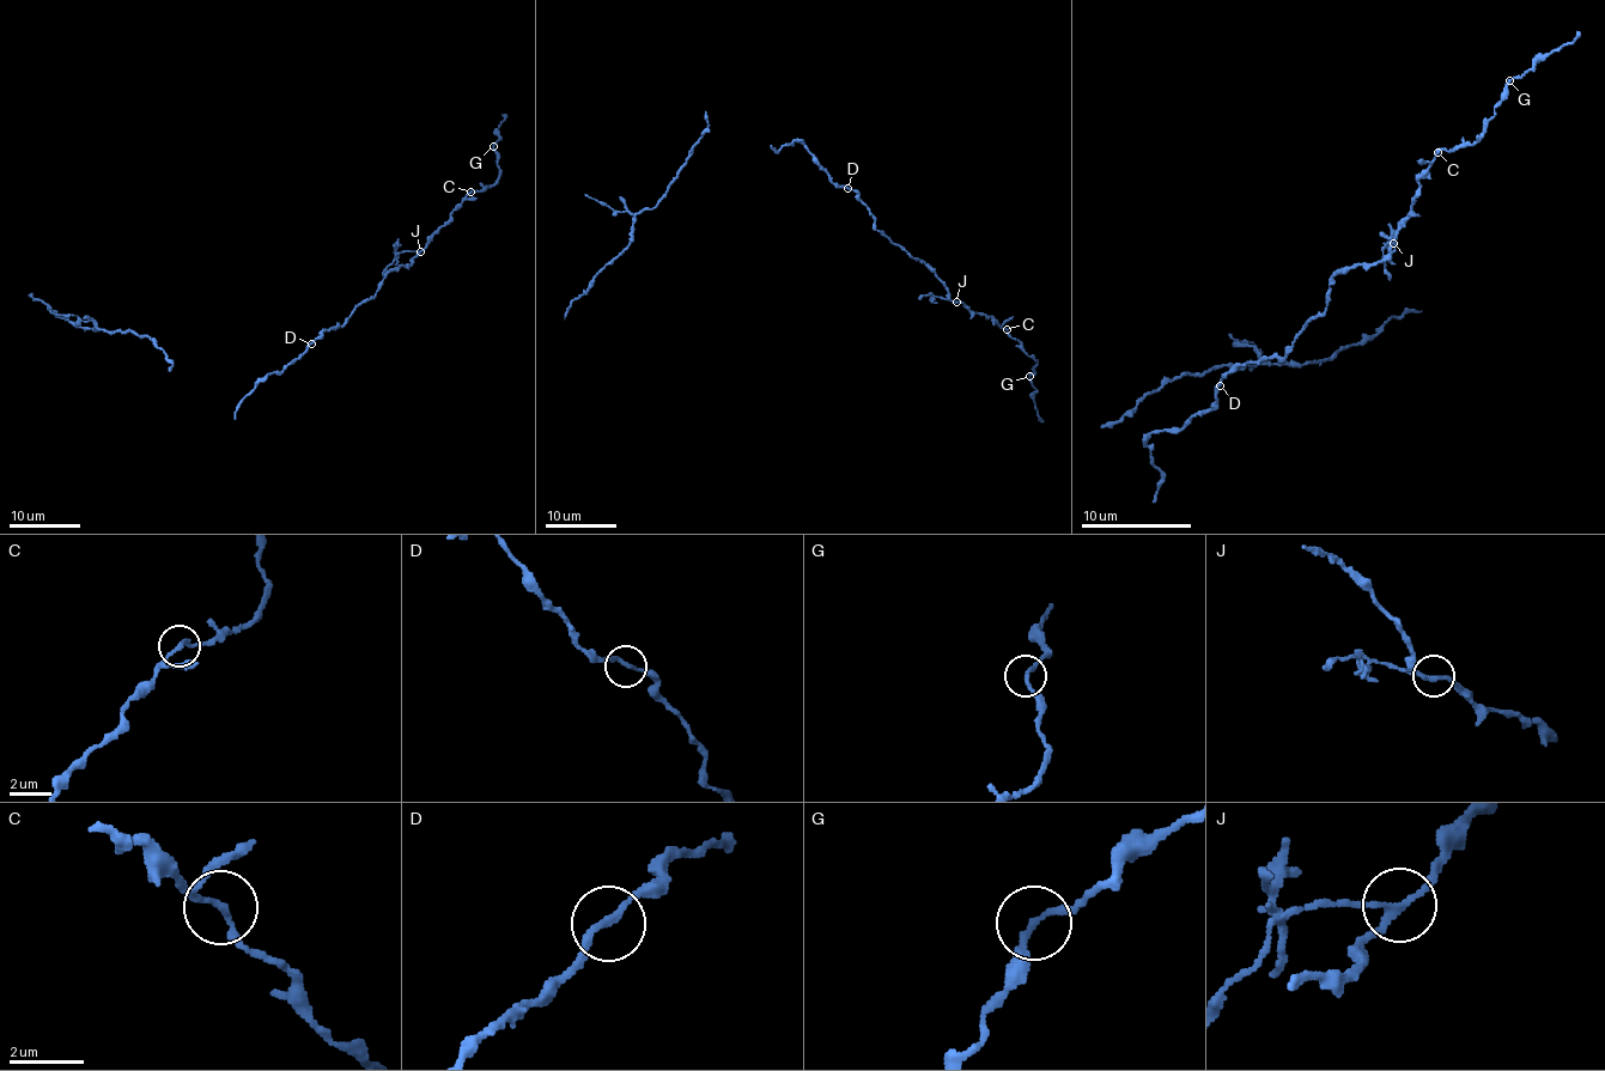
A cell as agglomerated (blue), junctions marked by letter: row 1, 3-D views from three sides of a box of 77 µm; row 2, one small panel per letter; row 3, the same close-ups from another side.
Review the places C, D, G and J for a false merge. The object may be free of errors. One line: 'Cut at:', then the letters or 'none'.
Cut at: J

